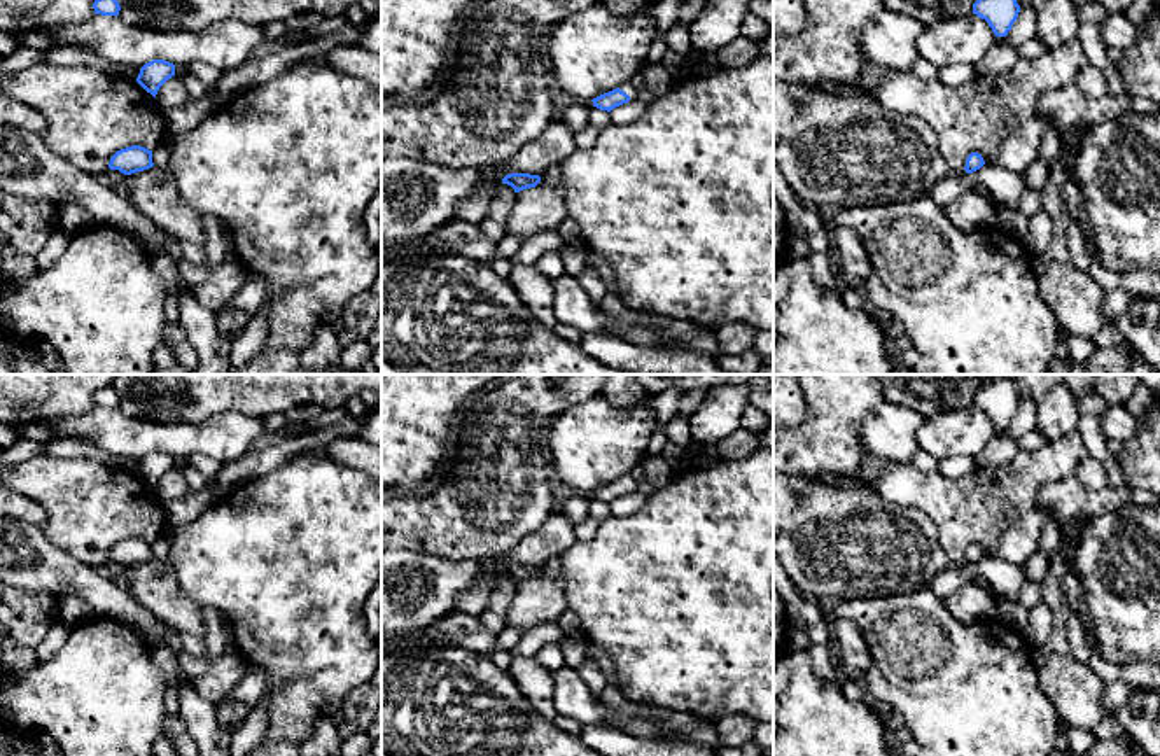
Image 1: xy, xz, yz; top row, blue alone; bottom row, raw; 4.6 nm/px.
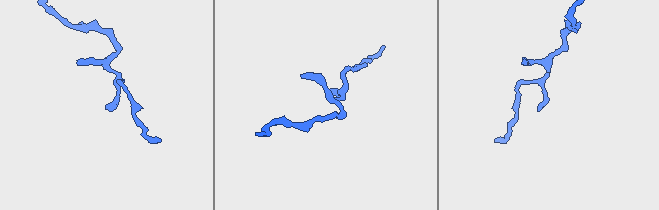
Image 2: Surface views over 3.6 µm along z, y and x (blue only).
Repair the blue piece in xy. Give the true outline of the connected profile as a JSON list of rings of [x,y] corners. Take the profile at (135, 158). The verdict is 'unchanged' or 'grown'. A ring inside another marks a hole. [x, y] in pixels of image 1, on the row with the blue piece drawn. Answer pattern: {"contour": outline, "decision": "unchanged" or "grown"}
{"contour": [[[131,145],[117,150],[108,163],[110,170],[119,170],[124,175],[143,172],[152,166],[152,150],[140,145]]], "decision": "unchanged"}

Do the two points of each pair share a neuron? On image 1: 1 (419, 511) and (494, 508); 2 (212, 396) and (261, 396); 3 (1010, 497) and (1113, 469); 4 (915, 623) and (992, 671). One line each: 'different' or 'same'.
1: same
2: same
3: different
4: same

